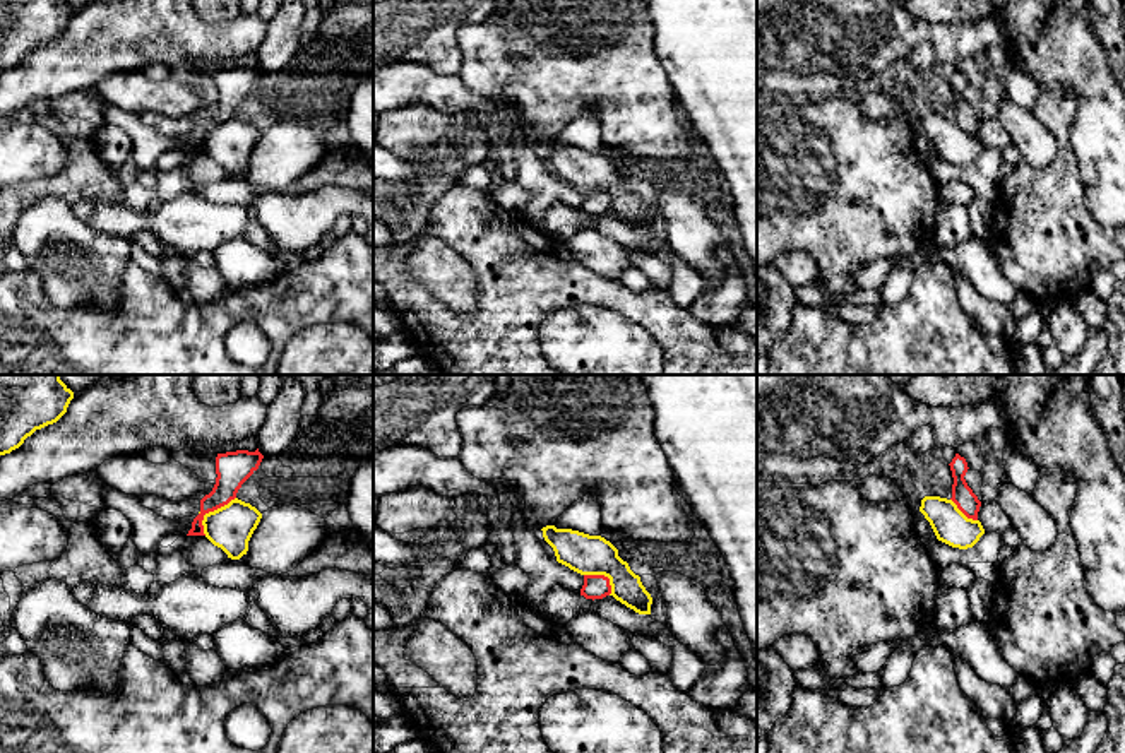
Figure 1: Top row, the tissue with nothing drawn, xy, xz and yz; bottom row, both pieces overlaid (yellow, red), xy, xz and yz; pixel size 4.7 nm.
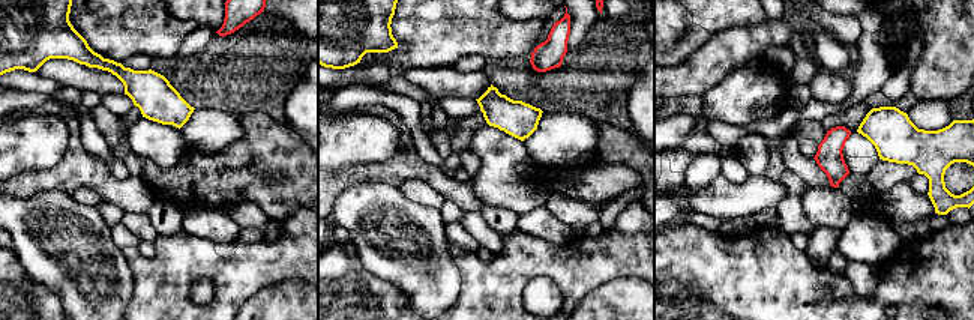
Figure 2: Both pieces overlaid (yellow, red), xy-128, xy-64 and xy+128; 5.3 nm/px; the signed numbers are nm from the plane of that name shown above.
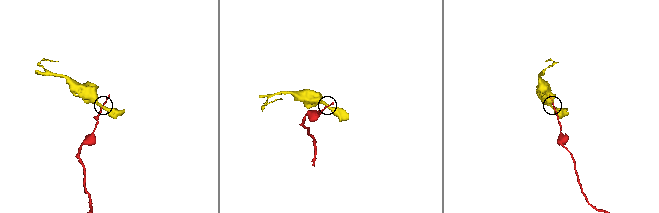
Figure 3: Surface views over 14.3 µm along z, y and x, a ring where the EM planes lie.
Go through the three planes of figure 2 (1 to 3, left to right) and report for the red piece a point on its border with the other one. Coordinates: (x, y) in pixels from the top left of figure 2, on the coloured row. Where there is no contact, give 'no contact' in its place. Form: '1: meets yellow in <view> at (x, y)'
1: no contact
2: no contact
3: no contact

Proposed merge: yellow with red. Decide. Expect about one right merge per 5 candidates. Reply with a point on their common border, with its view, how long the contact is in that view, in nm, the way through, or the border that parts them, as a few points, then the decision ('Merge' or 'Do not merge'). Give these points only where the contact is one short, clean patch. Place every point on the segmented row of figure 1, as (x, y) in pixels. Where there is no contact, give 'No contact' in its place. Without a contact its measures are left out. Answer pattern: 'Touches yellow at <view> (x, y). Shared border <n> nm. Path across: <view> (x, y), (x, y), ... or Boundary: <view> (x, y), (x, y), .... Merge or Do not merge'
Touches yellow at xy (209, 512). Shared border 240 nm. Boundary: xy (235, 497), (204, 515), (204, 534). Do not merge

